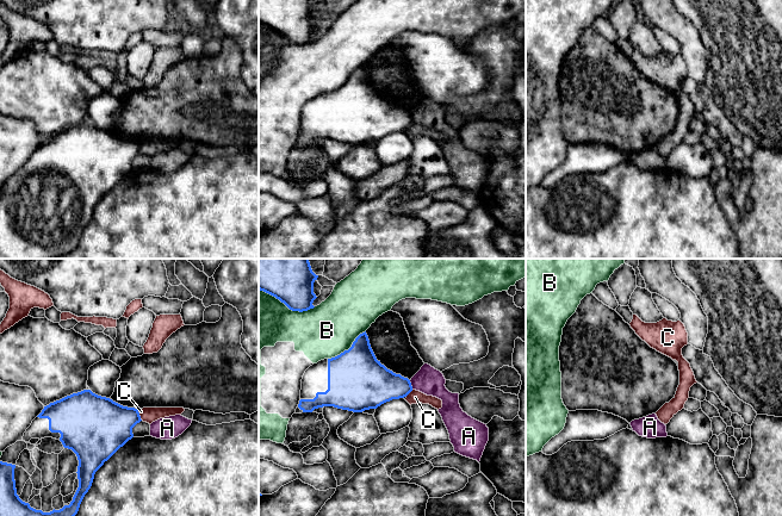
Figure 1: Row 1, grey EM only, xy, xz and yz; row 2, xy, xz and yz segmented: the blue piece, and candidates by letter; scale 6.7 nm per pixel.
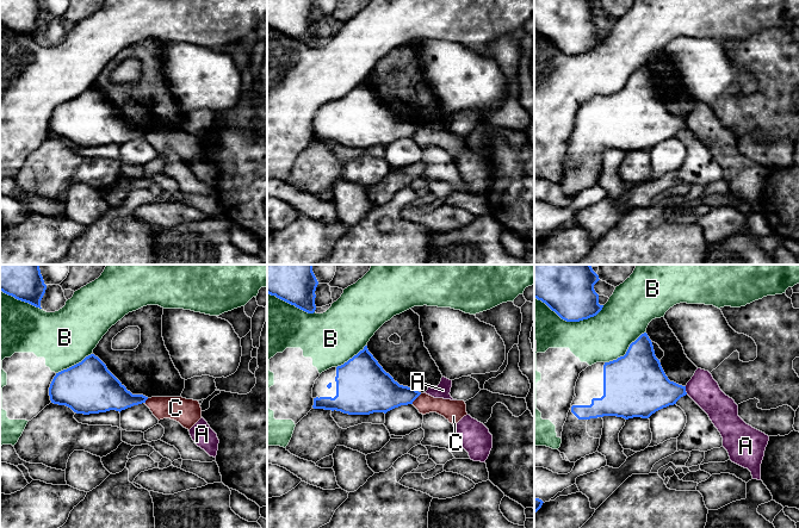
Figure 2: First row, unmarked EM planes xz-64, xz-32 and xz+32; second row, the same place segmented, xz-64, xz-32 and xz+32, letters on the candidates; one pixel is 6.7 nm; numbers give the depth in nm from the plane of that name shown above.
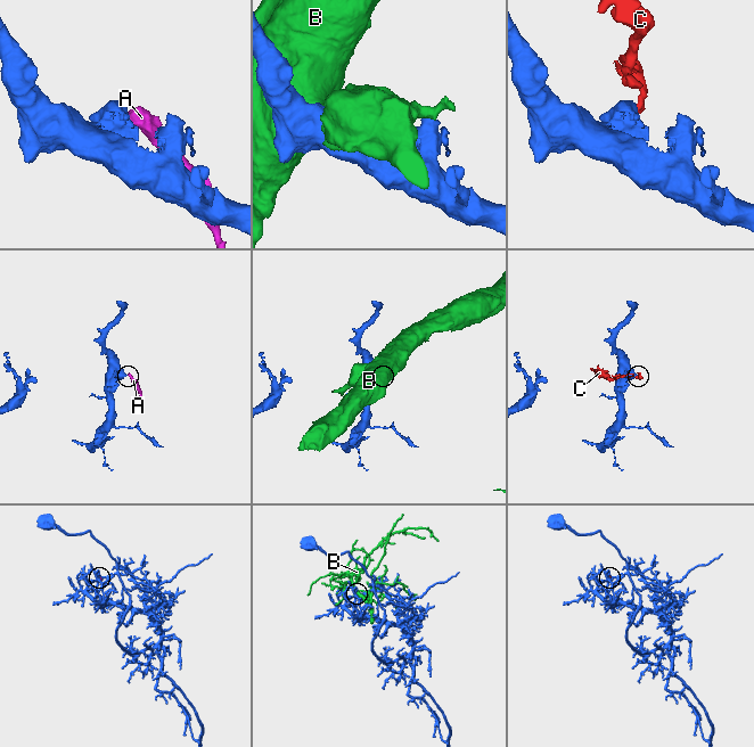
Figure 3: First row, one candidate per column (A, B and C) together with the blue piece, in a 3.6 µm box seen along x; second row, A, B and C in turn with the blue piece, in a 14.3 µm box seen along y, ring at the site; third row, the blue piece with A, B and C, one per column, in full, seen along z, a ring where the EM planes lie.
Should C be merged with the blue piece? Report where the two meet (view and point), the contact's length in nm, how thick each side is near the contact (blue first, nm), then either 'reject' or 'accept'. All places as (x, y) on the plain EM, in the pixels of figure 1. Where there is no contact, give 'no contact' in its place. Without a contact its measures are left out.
xy (138, 148) | 80 nm | 360/110 nm | reject

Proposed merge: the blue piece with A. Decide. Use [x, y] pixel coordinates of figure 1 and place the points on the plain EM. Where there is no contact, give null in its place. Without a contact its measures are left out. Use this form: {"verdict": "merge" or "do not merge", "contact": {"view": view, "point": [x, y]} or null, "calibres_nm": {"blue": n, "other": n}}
{"verdict": "do not merge", "contact": {"view": "xz", "point": [410, 118]}, "calibres_nm": {"blue": 280, "other": 190}}

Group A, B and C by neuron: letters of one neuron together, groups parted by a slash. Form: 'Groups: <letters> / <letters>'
Groups: A / B / C

